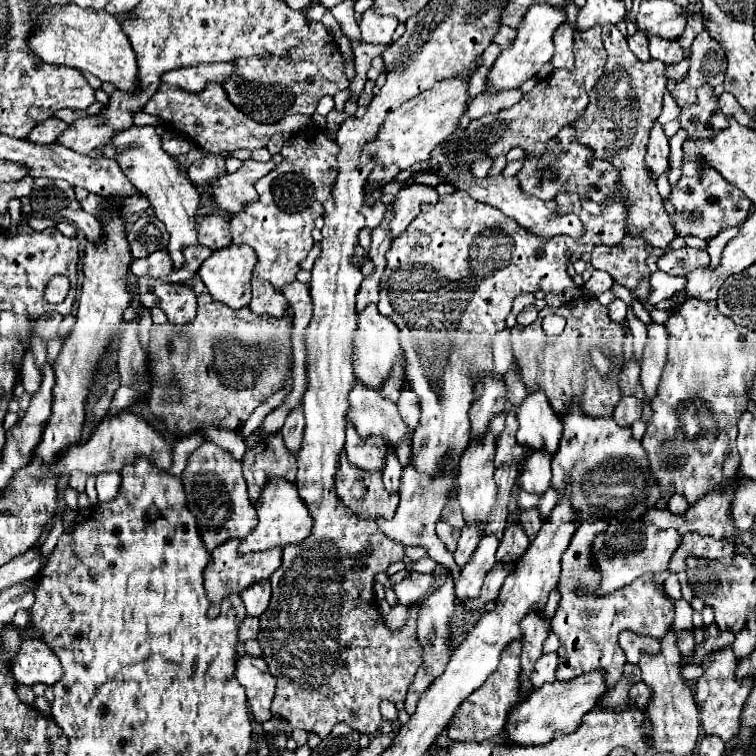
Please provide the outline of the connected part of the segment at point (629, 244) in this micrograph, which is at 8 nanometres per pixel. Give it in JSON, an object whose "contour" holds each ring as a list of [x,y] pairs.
{"contour":[[[624,237],[618,245],[594,247],[592,267],[610,273],[616,283],[634,291],[642,301],[650,295],[650,271],[646,267],[650,251],[642,237]]]}

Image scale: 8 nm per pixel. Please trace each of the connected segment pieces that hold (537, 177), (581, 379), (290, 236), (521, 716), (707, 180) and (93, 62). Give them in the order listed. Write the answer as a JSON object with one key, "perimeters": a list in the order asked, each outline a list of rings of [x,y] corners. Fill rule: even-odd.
{"perimeters":[[[[570,125],[562,127],[560,133],[548,141],[546,145],[546,153],[538,159],[524,159],[524,167],[518,173],[520,185],[526,193],[538,197],[538,199],[554,199],[556,193],[560,191],[570,191],[570,193],[578,193],[582,207],[590,213],[590,215],[598,215],[602,203],[606,201],[620,201],[624,203],[624,199],[620,197],[616,179],[618,179],[618,169],[614,169],[608,161],[598,161],[592,157],[592,151],[584,145],[580,145],[576,141],[574,129],[570,129]]],[[[580,297],[578,301],[572,301],[572,305],[562,305],[558,309],[544,307],[532,325],[528,327],[516,325],[514,329],[510,329],[514,359],[520,369],[526,391],[528,393],[536,393],[536,389],[544,391],[548,403],[552,405],[560,419],[564,413],[568,413],[568,407],[562,405],[568,405],[570,401],[580,401],[580,409],[584,409],[584,413],[588,413],[590,417],[612,417],[614,407],[622,397],[618,389],[618,377],[616,375],[600,377],[594,365],[590,363],[590,351],[608,345],[612,337],[620,339],[624,335],[622,331],[624,327],[620,323],[614,323],[608,317],[606,307],[592,297]],[[548,313],[566,317],[566,329],[560,335],[548,337],[544,333],[542,319]]],[[[310,127],[292,135],[284,143],[282,163],[256,181],[258,201],[248,203],[230,219],[232,241],[236,245],[250,245],[258,255],[254,277],[270,281],[276,289],[282,289],[296,279],[296,273],[300,271],[298,263],[306,259],[314,245],[314,219],[322,217],[324,201],[332,199],[332,183],[338,169],[336,155],[340,147],[326,135],[328,133],[320,127]]],[[[602,669],[580,675],[572,681],[554,681],[546,683],[540,689],[534,689],[524,701],[520,701],[508,715],[508,723],[504,727],[506,737],[516,745],[544,745],[552,741],[556,731],[572,733],[580,727],[584,713],[592,711],[600,697],[606,693],[606,673]]],[[[700,165],[700,167],[702,167],[702,173],[698,177],[682,175],[680,181],[672,185],[668,201],[674,205],[674,215],[670,215],[670,221],[678,237],[694,235],[694,237],[708,241],[726,227],[742,225],[748,217],[752,201],[744,197],[740,189],[724,181],[724,177],[716,173],[716,169],[712,169],[710,165]]],[[[76,3],[50,7],[38,15],[28,39],[28,47],[44,63],[88,71],[100,81],[116,85],[116,89],[134,93],[138,85],[138,65],[130,41],[124,35],[120,23],[106,11],[82,9]]]]}

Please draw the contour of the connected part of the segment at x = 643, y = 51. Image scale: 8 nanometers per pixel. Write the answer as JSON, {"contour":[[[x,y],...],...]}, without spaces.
{"contour":[[[636,31],[634,35],[628,35],[626,41],[628,41],[630,51],[632,51],[640,61],[648,61],[648,59],[650,59],[650,53],[648,53],[648,39],[644,37],[644,33]]]}

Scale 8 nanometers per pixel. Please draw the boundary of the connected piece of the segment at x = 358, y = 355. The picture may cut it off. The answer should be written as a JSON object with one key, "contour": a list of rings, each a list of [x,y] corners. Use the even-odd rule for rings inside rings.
{"contour":[[[370,303],[364,311],[358,311],[358,321],[356,323],[358,323],[358,329],[356,329],[354,353],[352,353],[354,377],[370,389],[380,389],[384,385],[384,381],[388,379],[396,361],[406,365],[404,363],[404,353],[400,349],[400,331],[388,317],[382,317],[378,313],[374,303]]]}

